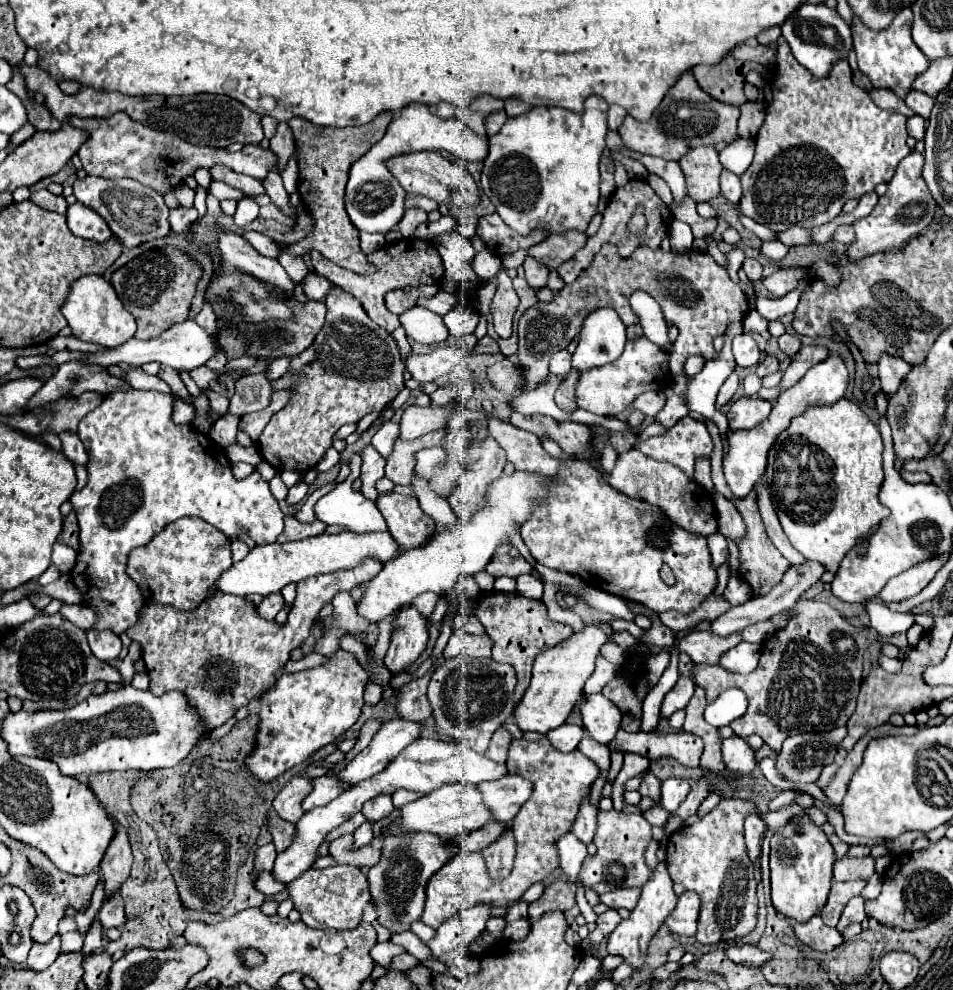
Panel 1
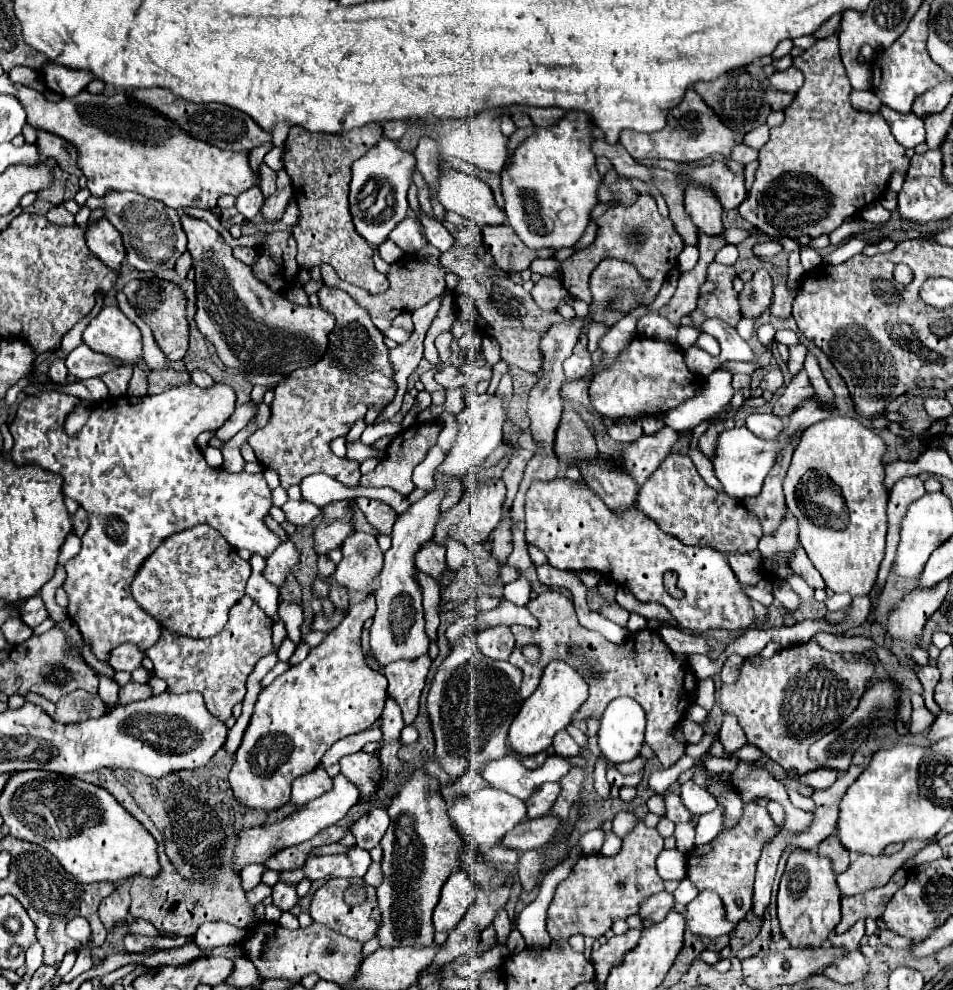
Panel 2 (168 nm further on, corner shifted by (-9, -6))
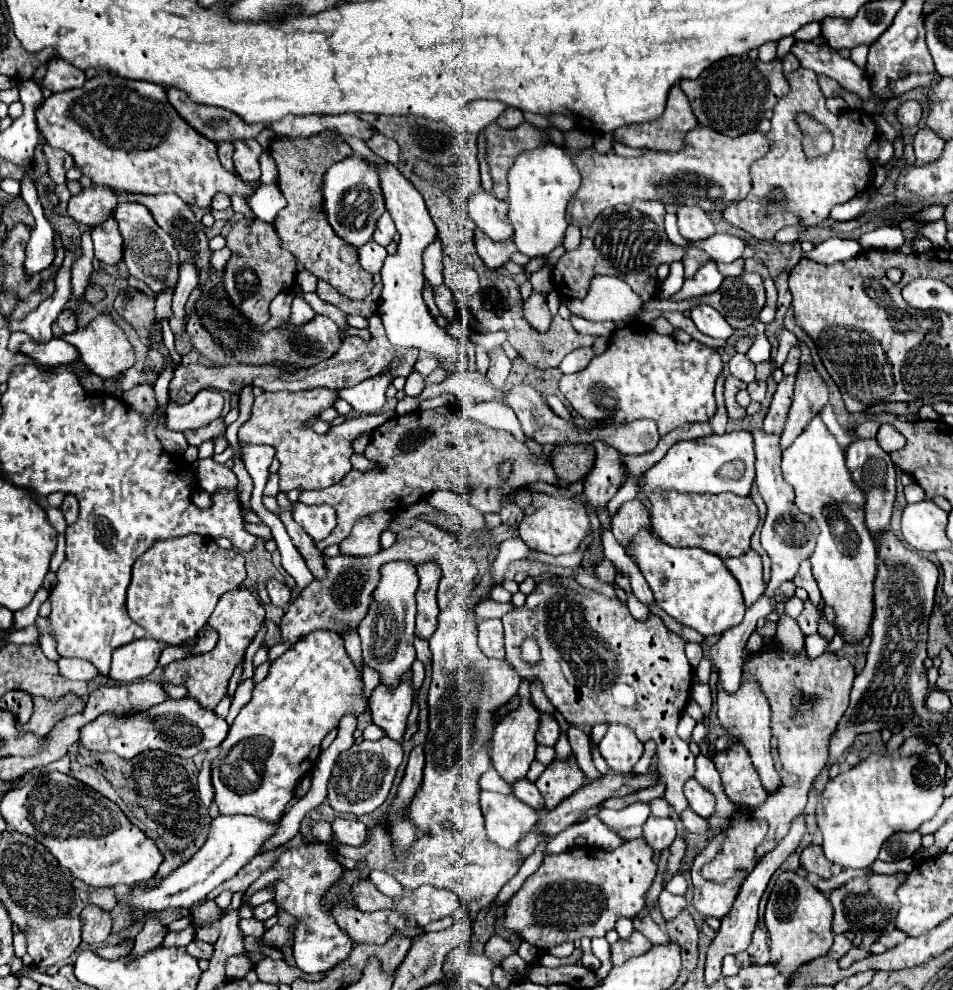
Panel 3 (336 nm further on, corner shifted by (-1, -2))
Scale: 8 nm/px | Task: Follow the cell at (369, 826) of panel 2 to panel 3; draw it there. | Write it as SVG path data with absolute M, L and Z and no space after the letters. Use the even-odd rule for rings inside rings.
M337 818L331 822L333 838L331 842L313 841L303 844L301 848L289 848L289 852L281 854L281 860L273 864L273 868L265 870L257 882L253 882L245 891L243 899L247 900L250 892L259 892L263 888L273 888L275 898L273 902L277 908L285 910L291 914L297 924L295 924L295 944L293 944L293 958L297 966L305 974L313 972L325 972L345 960L349 952L353 950L353 940L345 930L339 928L335 922L331 908L323 906L323 898L327 890L341 878L343 866L339 864L337 856L337 846L347 844L347 846L361 846L367 838L367 828L359 820L351 818Z

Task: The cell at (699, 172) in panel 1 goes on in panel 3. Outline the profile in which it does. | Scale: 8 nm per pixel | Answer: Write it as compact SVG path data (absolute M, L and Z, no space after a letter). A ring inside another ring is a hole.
M679 206L679 232L685 240L703 240L715 234L715 226L707 212L697 206Z

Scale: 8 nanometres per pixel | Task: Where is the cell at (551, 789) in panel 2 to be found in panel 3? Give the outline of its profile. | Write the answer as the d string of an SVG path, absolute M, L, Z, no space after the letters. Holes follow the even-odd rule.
M571 754L567 760L549 764L541 774L541 778L537 780L537 788L545 798L547 810L553 810L561 800L569 798L583 784L585 774L575 762L575 754Z

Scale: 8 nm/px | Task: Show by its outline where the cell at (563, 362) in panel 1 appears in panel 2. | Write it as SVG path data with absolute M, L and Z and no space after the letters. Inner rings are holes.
M573 354L569 356L565 362L563 362L563 368L565 368L565 376L569 380L575 380L575 378L581 378L587 368L591 366L591 356L589 354Z

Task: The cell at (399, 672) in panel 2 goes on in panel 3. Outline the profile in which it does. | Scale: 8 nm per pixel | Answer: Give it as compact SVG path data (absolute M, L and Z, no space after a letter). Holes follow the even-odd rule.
M401 682L393 692L379 684L369 698L371 722L377 724L391 740L401 740L411 706L413 706L411 682Z

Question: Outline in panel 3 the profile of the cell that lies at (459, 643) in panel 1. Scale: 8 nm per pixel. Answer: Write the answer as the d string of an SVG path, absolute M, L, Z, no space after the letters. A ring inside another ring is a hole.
M481 620L477 628L479 648L489 658L505 658L503 648L503 624L501 620Z

